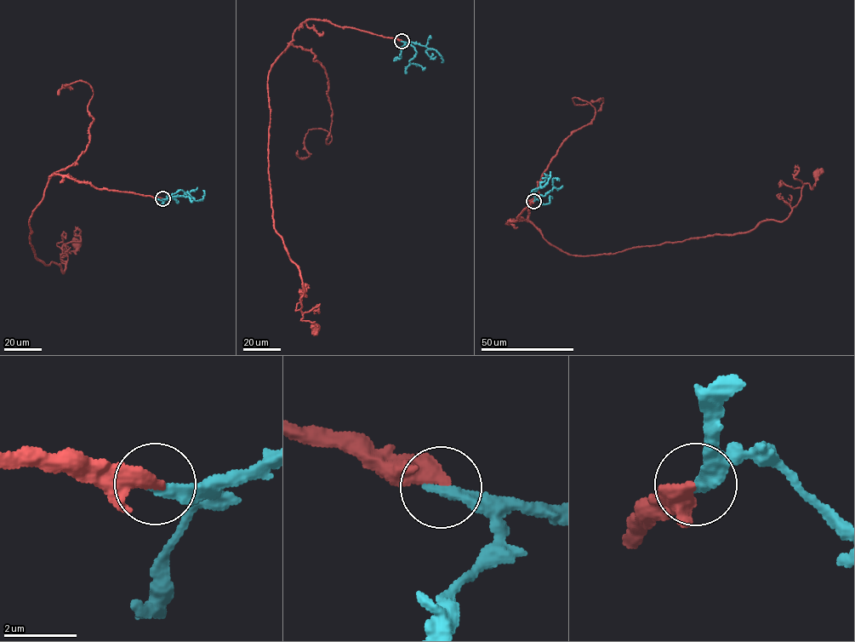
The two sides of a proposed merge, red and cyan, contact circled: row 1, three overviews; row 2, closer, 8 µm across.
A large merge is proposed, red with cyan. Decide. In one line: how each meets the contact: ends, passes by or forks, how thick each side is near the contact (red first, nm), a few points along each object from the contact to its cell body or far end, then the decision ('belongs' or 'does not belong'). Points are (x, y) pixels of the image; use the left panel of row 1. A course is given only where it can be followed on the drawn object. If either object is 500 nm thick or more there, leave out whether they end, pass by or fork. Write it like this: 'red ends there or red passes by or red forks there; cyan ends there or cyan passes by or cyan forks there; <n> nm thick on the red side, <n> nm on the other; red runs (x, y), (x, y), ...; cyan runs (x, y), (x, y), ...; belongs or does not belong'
red ends there; cyan ends there; 480 nm thick on the red side, 340 nm on the other; red runs (162, 198), (55, 174), (30, 218), (29, 240), (37, 259), (62, 273), (62, 245), (71, 251), (76, 243); cyan runs (162, 198), (181, 196), (198, 201), (203, 198), (202, 191); belongs

